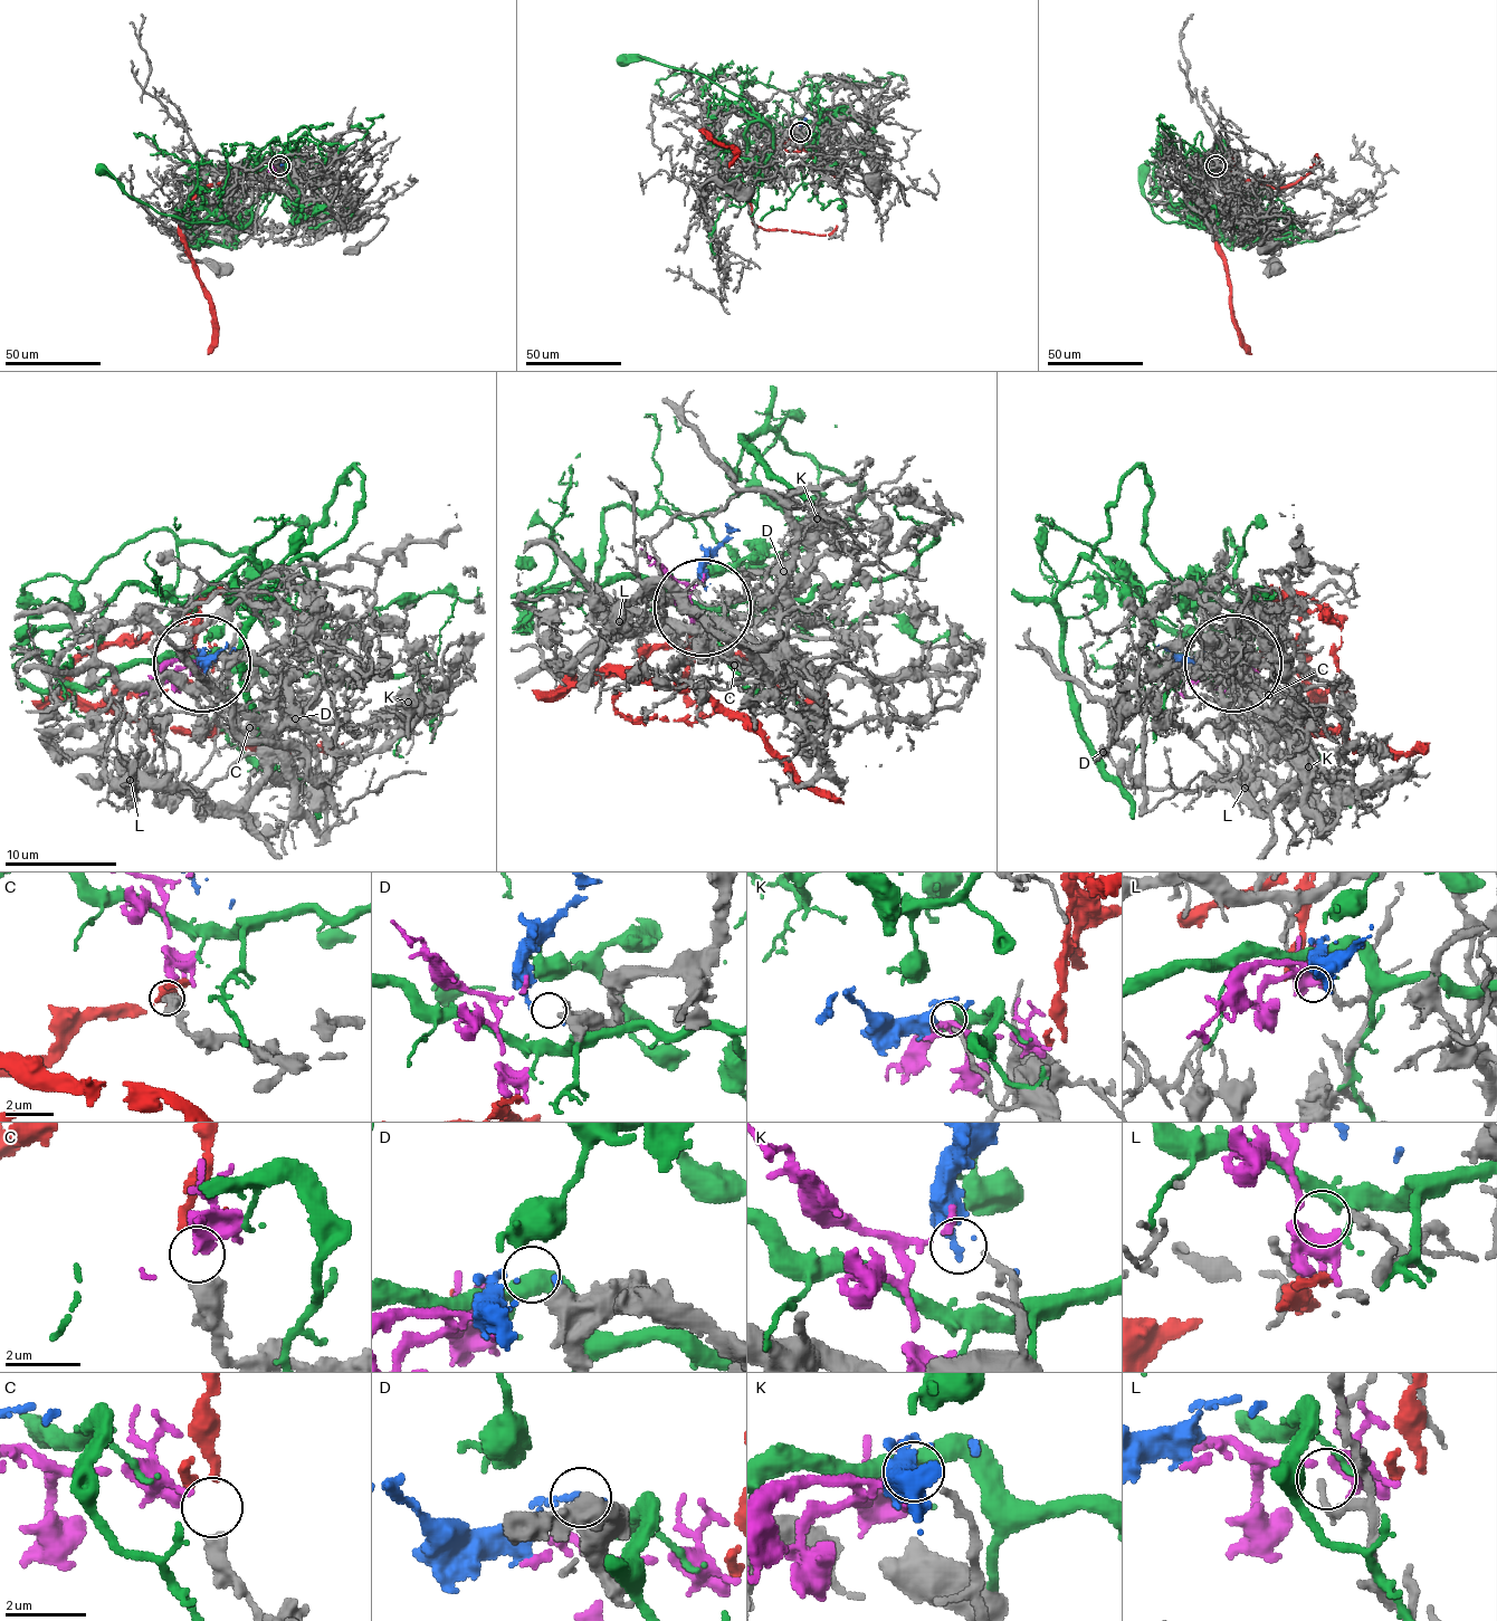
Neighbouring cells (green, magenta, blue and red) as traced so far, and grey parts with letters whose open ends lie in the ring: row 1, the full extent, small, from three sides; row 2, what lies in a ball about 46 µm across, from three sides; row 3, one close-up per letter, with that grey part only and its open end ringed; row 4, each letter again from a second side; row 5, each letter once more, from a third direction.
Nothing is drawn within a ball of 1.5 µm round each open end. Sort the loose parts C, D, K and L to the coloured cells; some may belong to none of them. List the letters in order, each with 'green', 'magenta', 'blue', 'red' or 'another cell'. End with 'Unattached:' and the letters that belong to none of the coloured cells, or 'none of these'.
C: red
D: blue
K: another cell
L: magenta
Unattached: K

